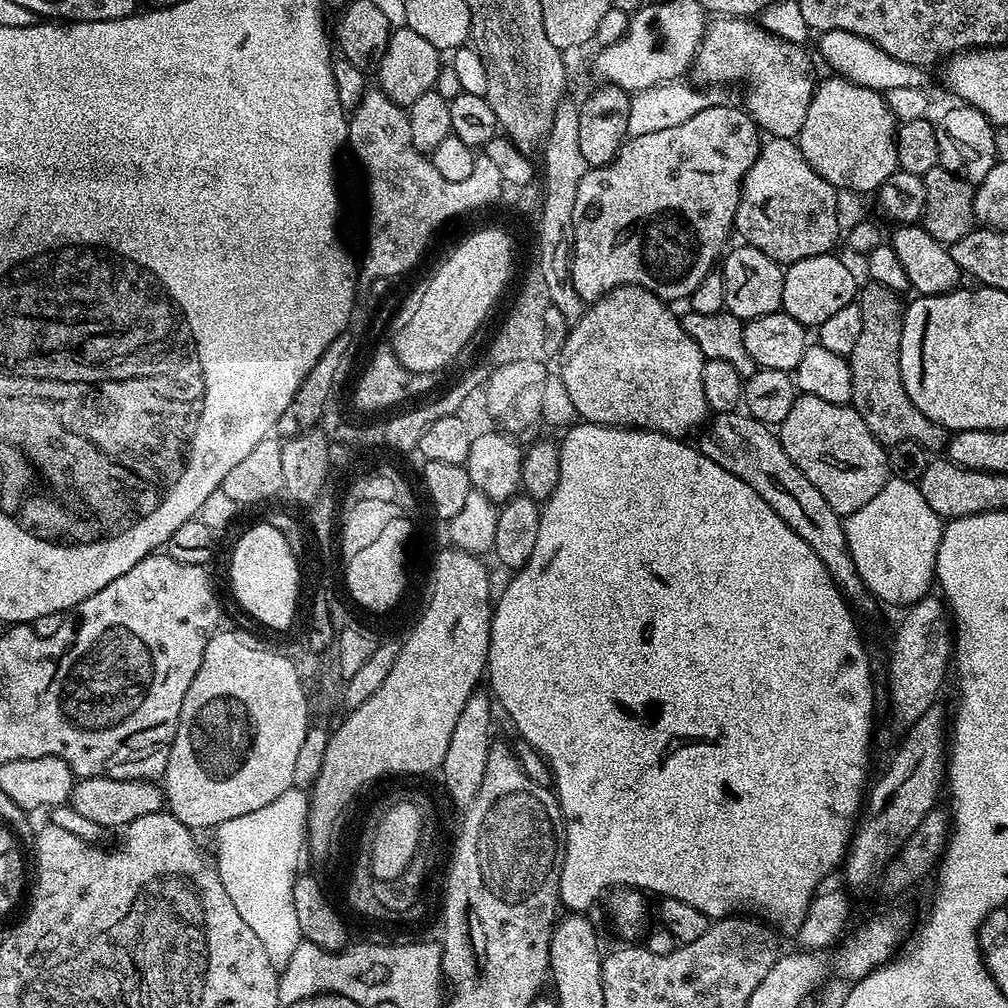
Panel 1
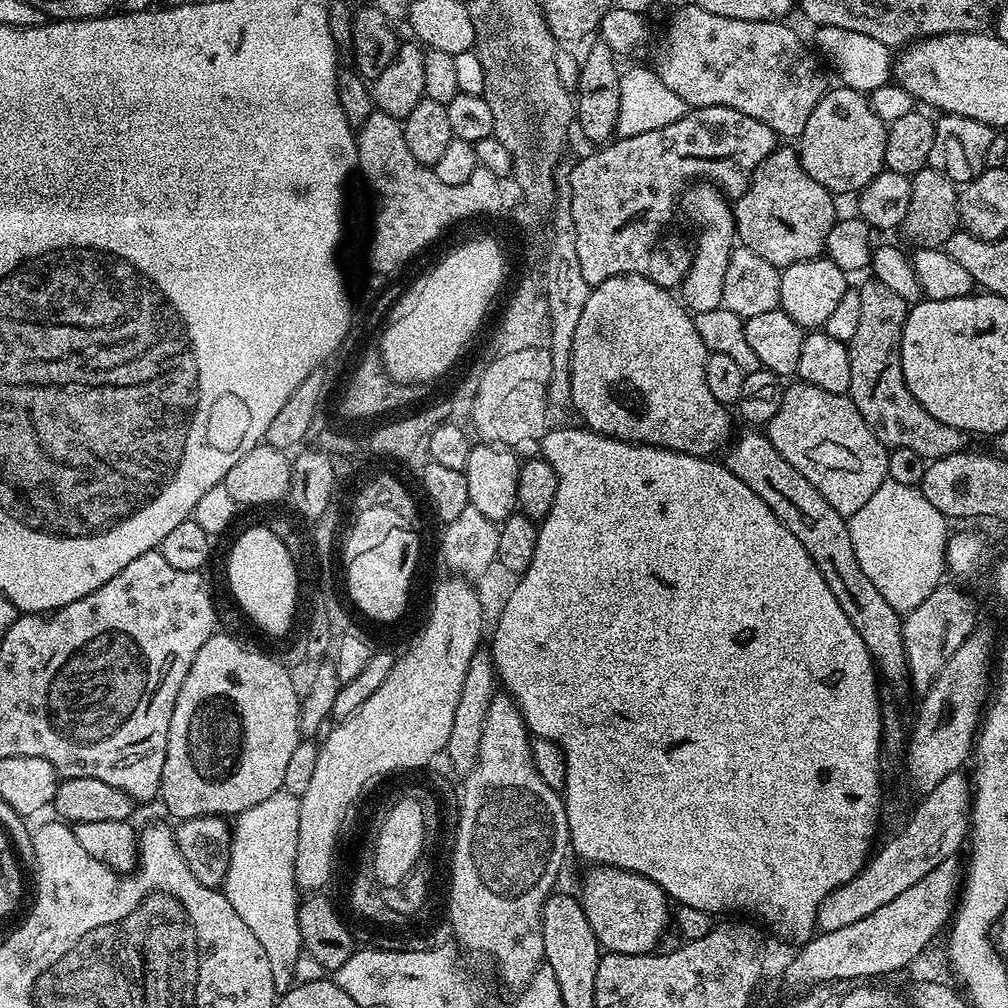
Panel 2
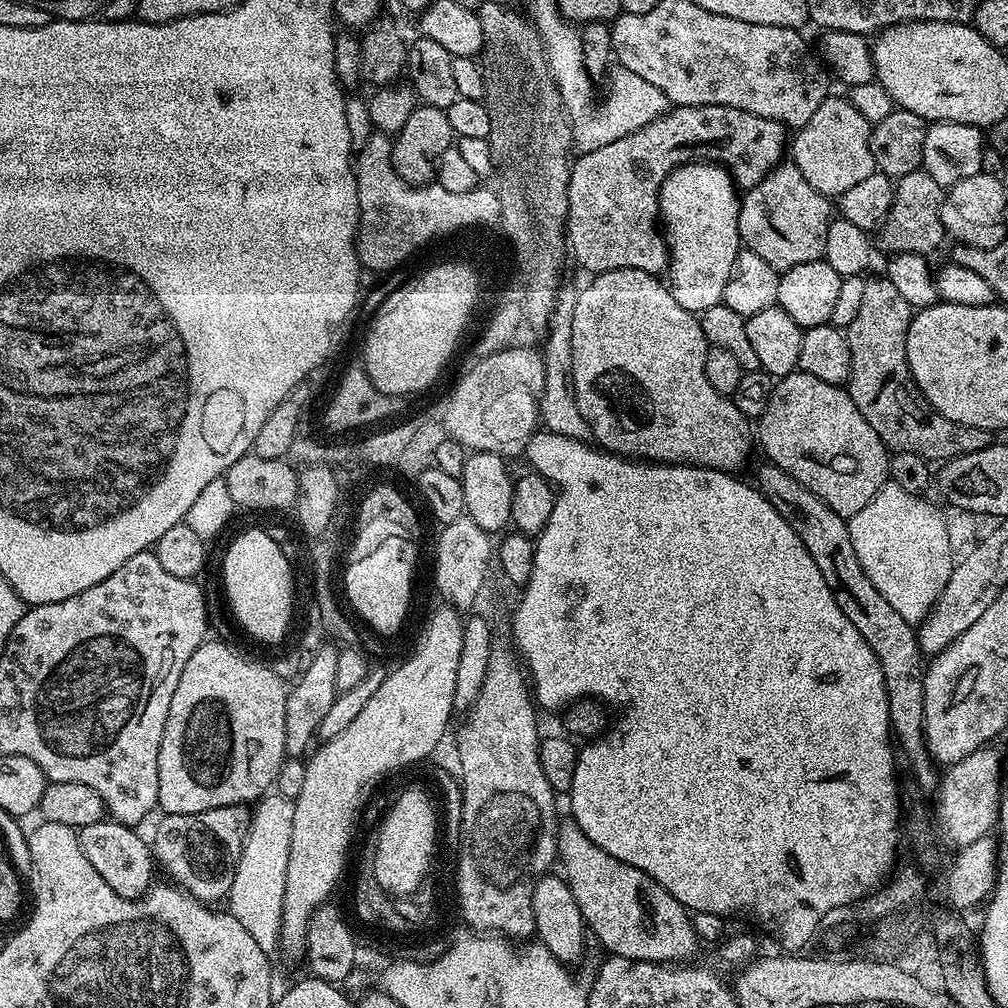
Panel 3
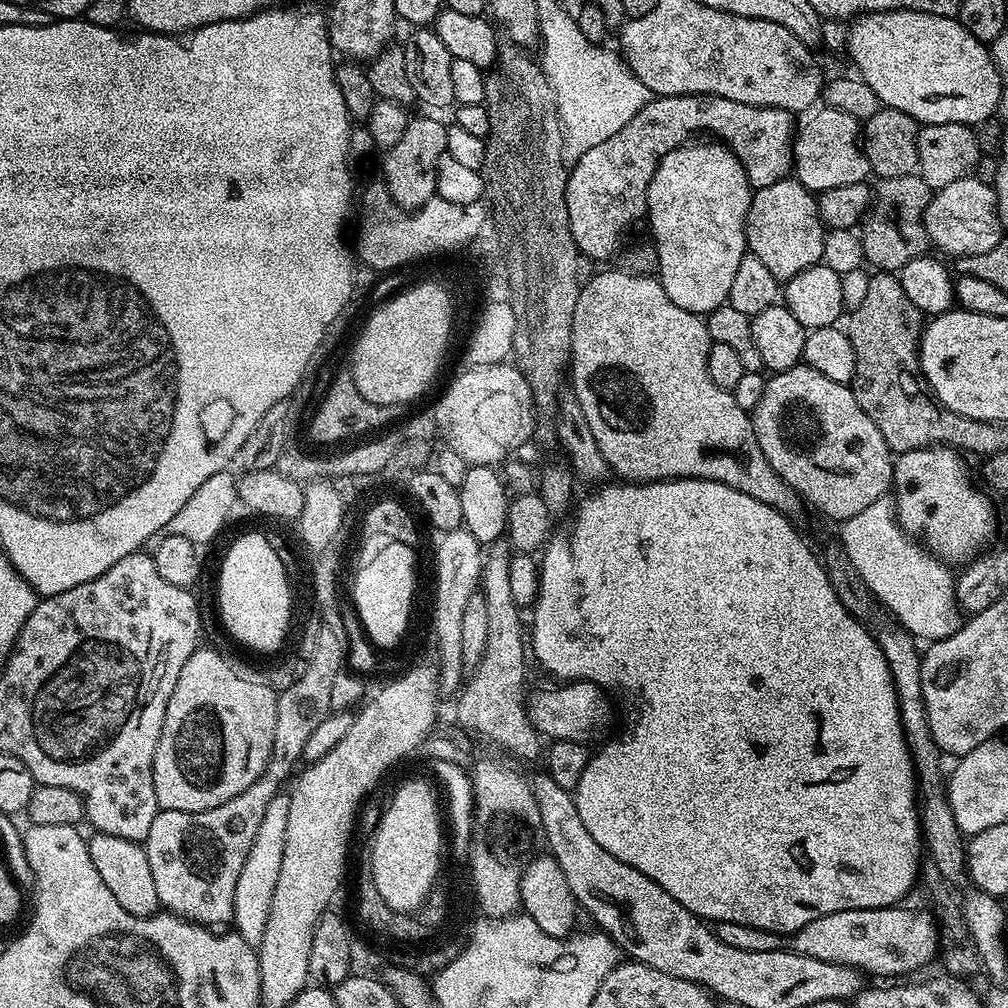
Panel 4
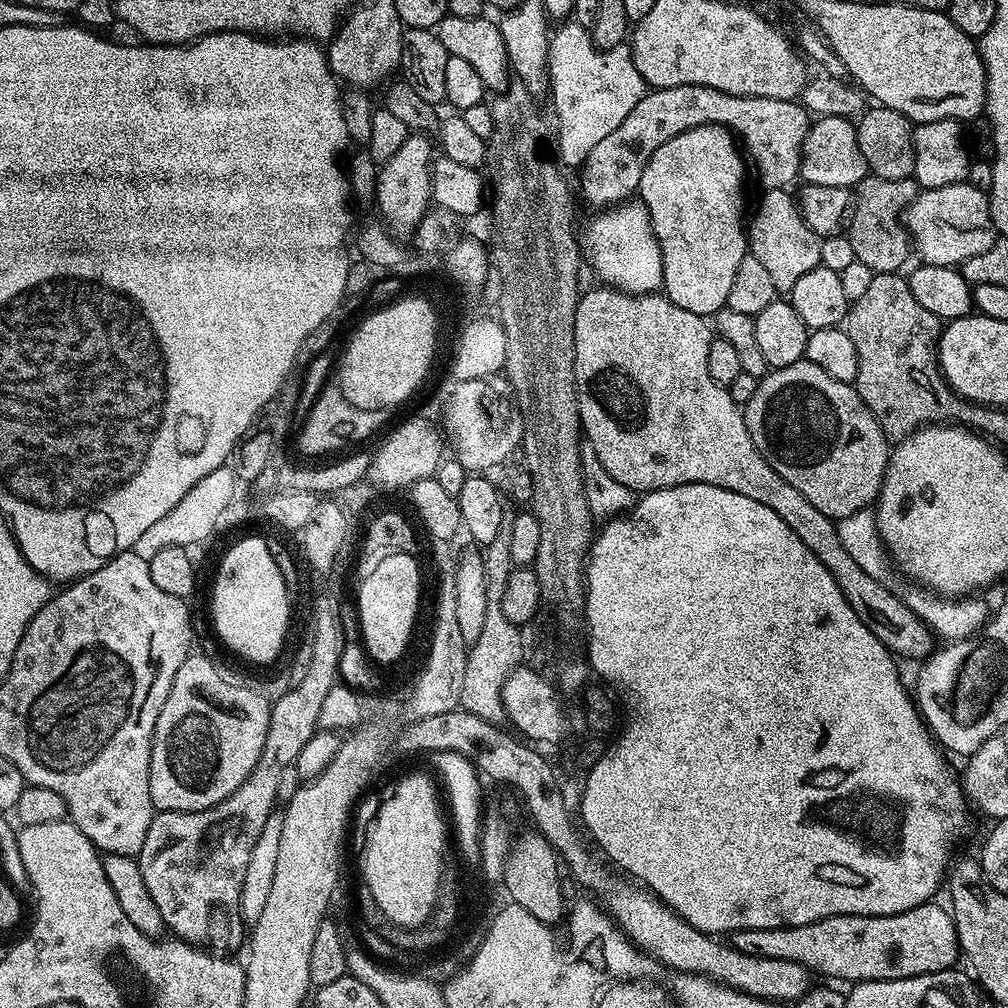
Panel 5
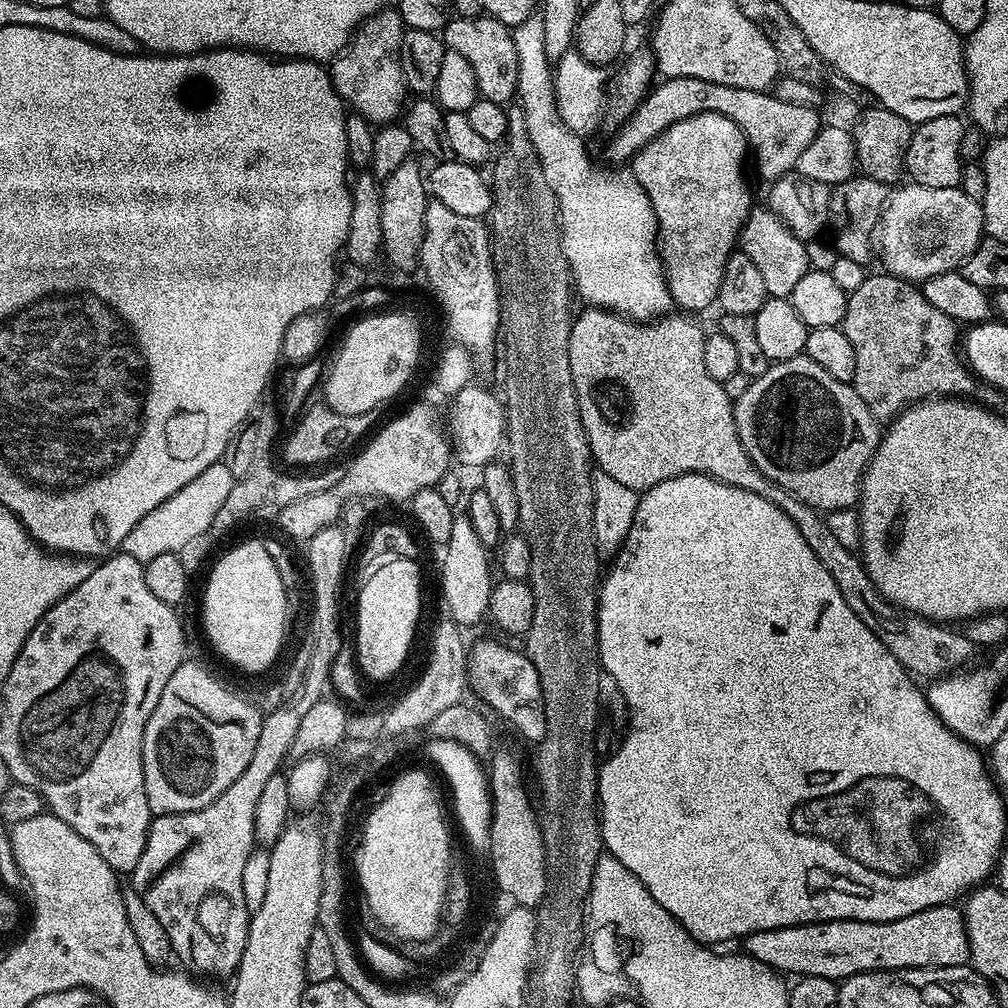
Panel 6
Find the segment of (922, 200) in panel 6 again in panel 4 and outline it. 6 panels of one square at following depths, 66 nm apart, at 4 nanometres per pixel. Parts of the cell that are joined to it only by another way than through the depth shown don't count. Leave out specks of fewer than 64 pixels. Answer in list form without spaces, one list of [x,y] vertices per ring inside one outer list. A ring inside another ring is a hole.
[[[970,175],[958,182],[950,182],[950,186],[935,189],[924,211],[924,225],[931,247],[941,248],[945,257],[959,258],[994,250],[1002,238],[1002,225],[996,211],[995,187]]]

